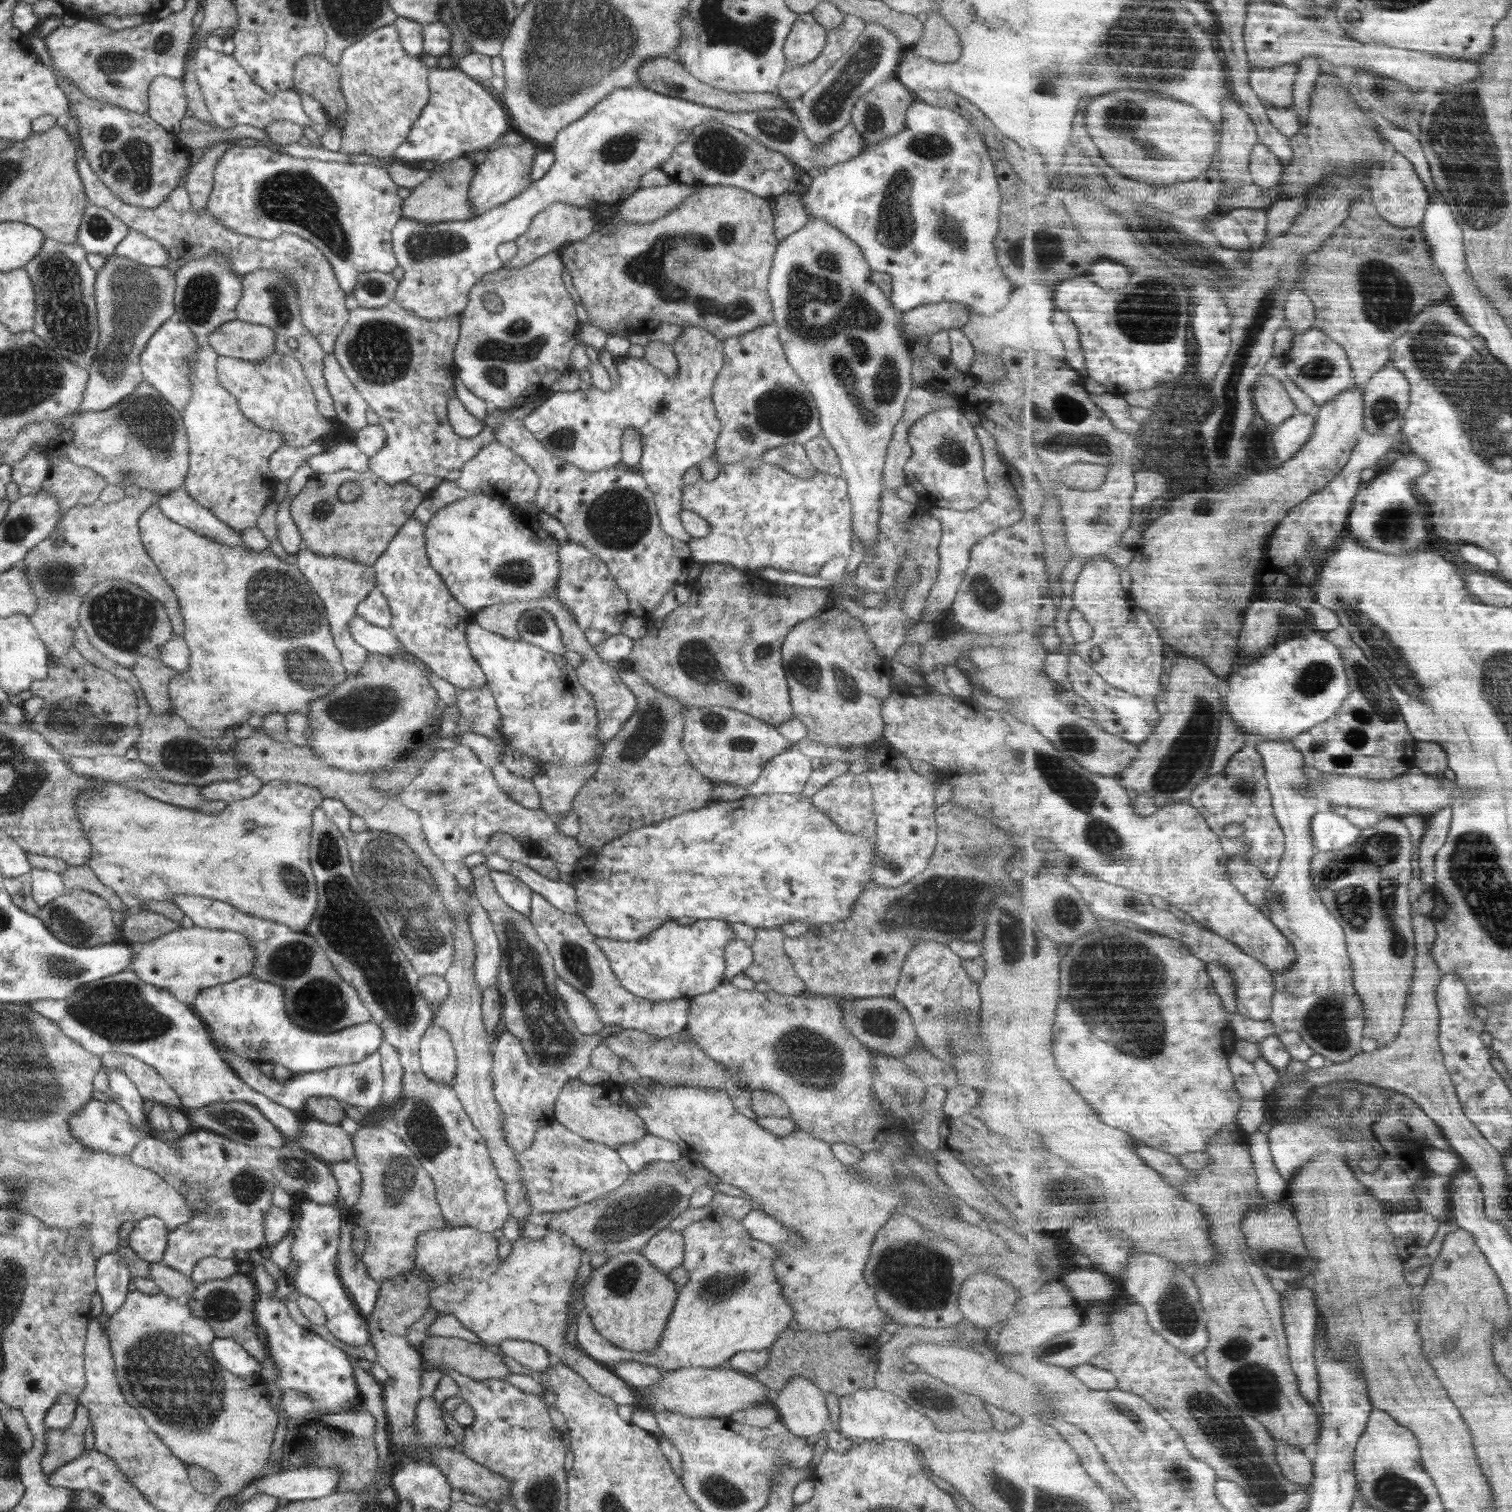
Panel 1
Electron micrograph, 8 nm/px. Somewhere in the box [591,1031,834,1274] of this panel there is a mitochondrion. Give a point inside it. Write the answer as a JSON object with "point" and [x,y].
{"point":[777,1176]}

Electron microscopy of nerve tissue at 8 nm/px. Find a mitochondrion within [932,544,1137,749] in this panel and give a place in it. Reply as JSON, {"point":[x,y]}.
{"point":[986,593]}

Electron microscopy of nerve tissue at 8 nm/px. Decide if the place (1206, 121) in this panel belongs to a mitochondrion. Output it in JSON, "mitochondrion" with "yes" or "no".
{"mitochondrion":"no"}

